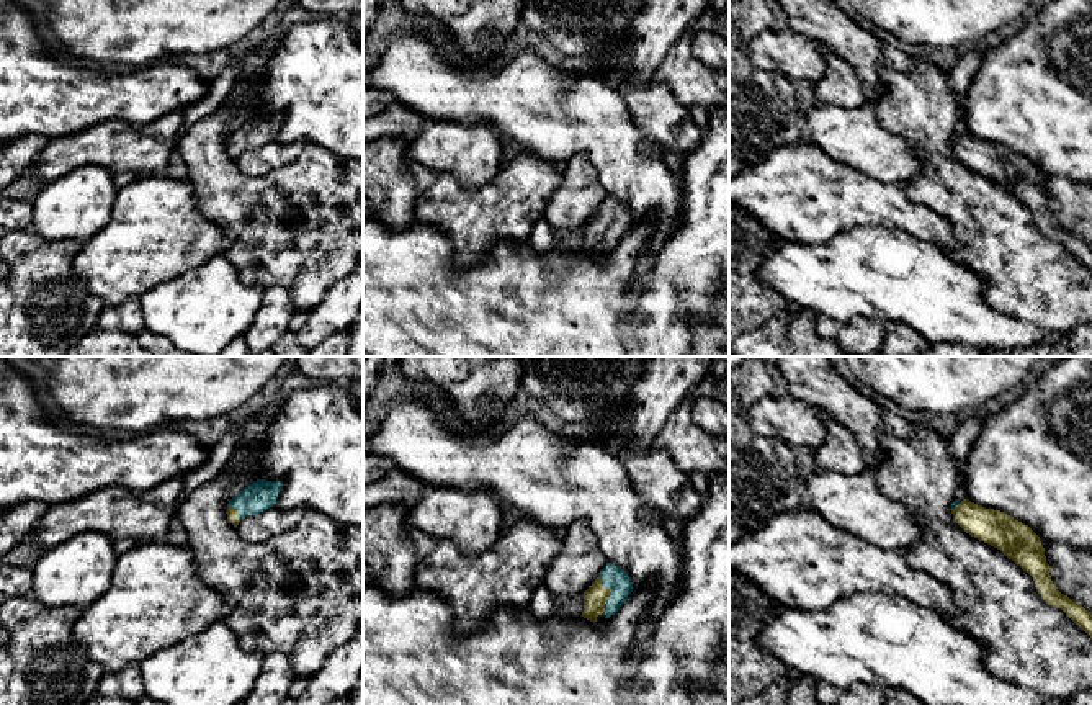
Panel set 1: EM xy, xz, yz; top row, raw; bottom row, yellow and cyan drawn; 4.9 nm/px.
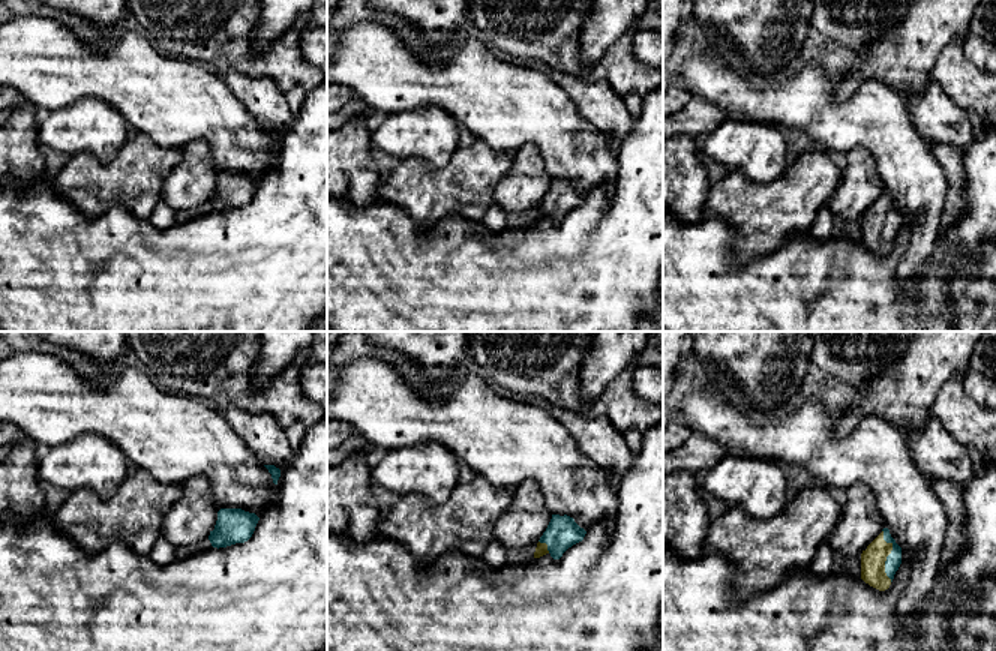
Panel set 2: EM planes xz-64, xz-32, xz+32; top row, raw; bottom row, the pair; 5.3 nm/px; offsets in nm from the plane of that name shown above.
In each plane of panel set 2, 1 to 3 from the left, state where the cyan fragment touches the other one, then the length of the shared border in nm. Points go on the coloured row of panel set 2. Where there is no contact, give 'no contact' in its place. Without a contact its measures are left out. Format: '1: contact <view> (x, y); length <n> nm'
1: no contact
2: contact xz-32 (546, 545); length 90 nm
3: contact xz+32 (888, 554); length 280 nm

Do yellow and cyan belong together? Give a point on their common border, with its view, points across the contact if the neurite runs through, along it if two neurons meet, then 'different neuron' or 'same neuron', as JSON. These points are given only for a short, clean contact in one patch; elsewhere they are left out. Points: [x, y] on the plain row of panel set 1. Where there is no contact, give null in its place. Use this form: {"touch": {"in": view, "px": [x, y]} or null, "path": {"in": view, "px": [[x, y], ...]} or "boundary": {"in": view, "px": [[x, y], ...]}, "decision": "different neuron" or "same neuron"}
{"touch": {"in": "xz", "px": [608, 228]}, "path": {"in": "xz", "px": [[595, 231], [608, 228], [613, 211]]}, "decision": "same neuron"}

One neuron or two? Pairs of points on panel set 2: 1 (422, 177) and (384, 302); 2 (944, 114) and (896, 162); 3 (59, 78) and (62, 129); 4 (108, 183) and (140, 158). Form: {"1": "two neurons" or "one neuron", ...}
{"1": "two neurons", "2": "two neurons", "3": "two neurons", "4": "one neuron"}

